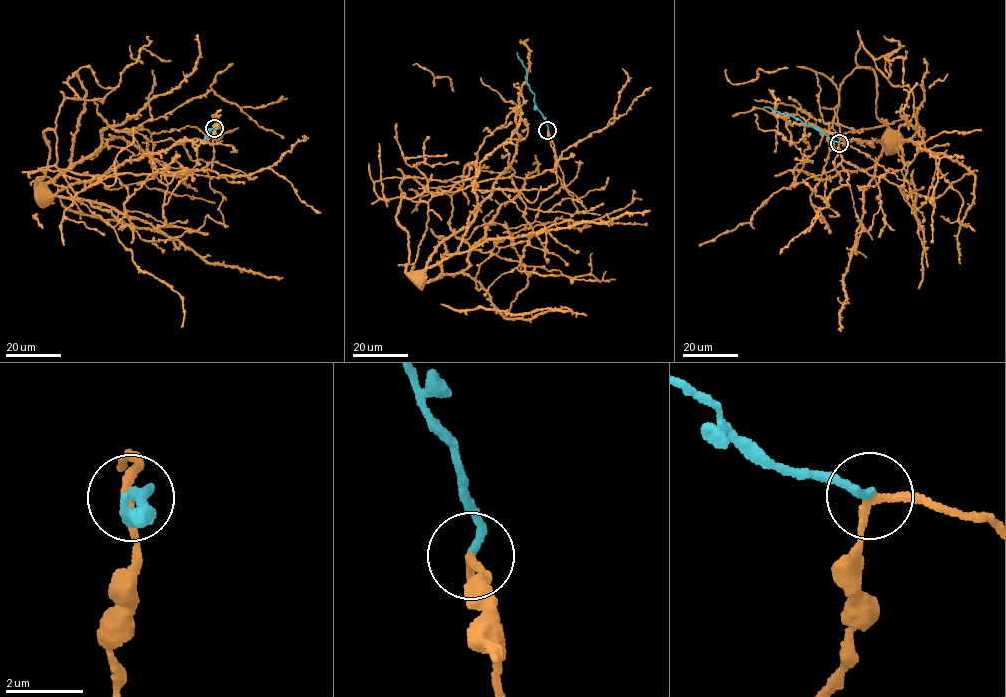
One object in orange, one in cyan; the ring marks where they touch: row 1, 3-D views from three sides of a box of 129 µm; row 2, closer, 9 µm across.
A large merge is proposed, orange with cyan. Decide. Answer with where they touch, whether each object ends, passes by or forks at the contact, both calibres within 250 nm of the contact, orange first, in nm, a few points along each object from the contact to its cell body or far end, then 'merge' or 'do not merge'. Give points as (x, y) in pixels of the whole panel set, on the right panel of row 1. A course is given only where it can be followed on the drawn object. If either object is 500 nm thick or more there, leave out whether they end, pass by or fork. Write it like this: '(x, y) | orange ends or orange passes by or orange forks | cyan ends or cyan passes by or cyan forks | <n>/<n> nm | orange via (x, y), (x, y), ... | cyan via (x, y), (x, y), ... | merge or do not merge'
(839, 143) | orange passes by | cyan ends | 190/220 nm | orange via (839, 143), (834, 169), (848, 185), (837, 145), (839, 99), (834, 131), (886, 121), (890, 146) | cyan via (839, 143), (799, 119), (764, 107) | do not merge

